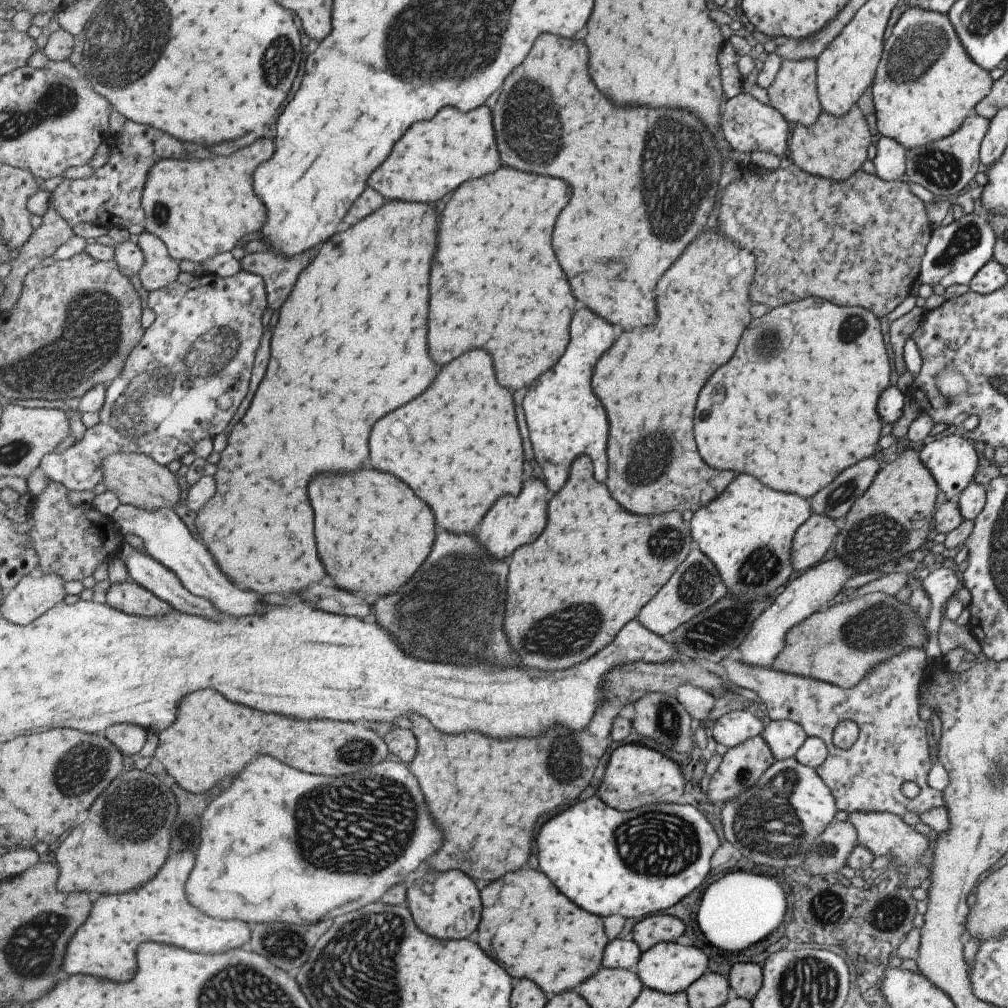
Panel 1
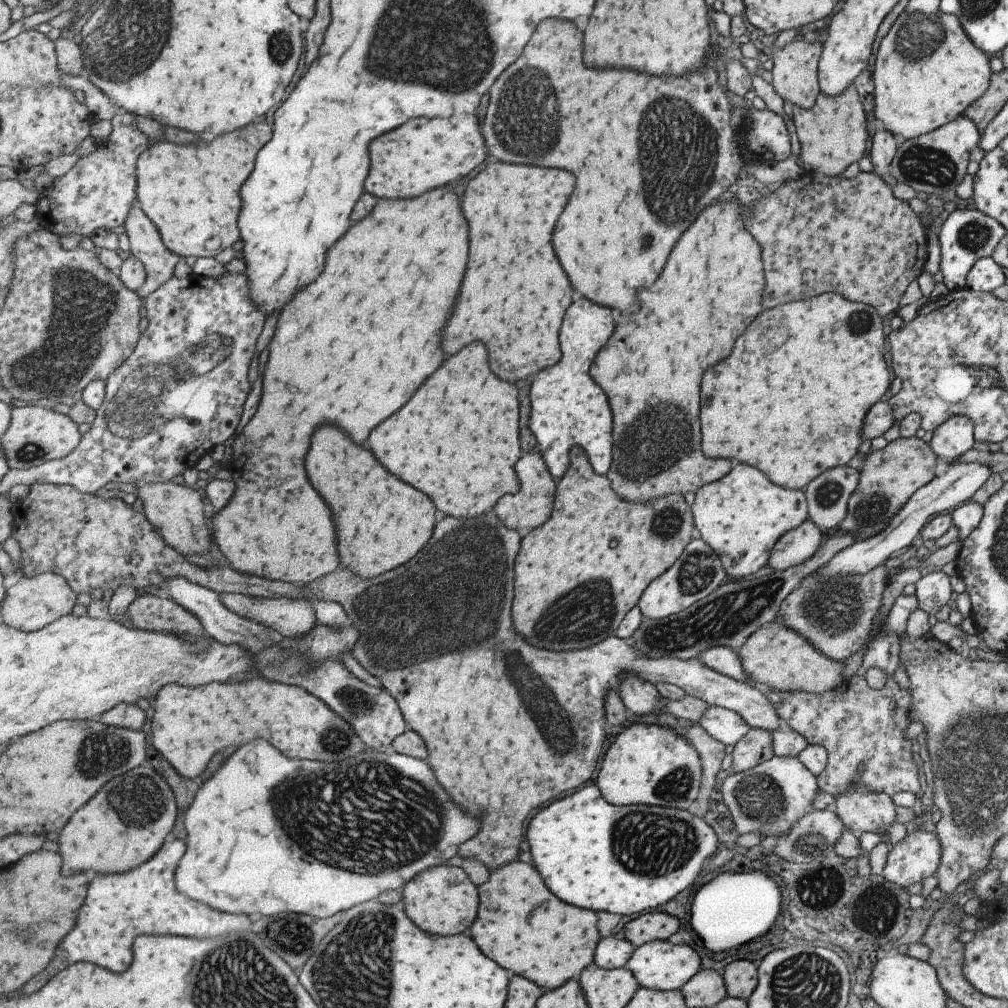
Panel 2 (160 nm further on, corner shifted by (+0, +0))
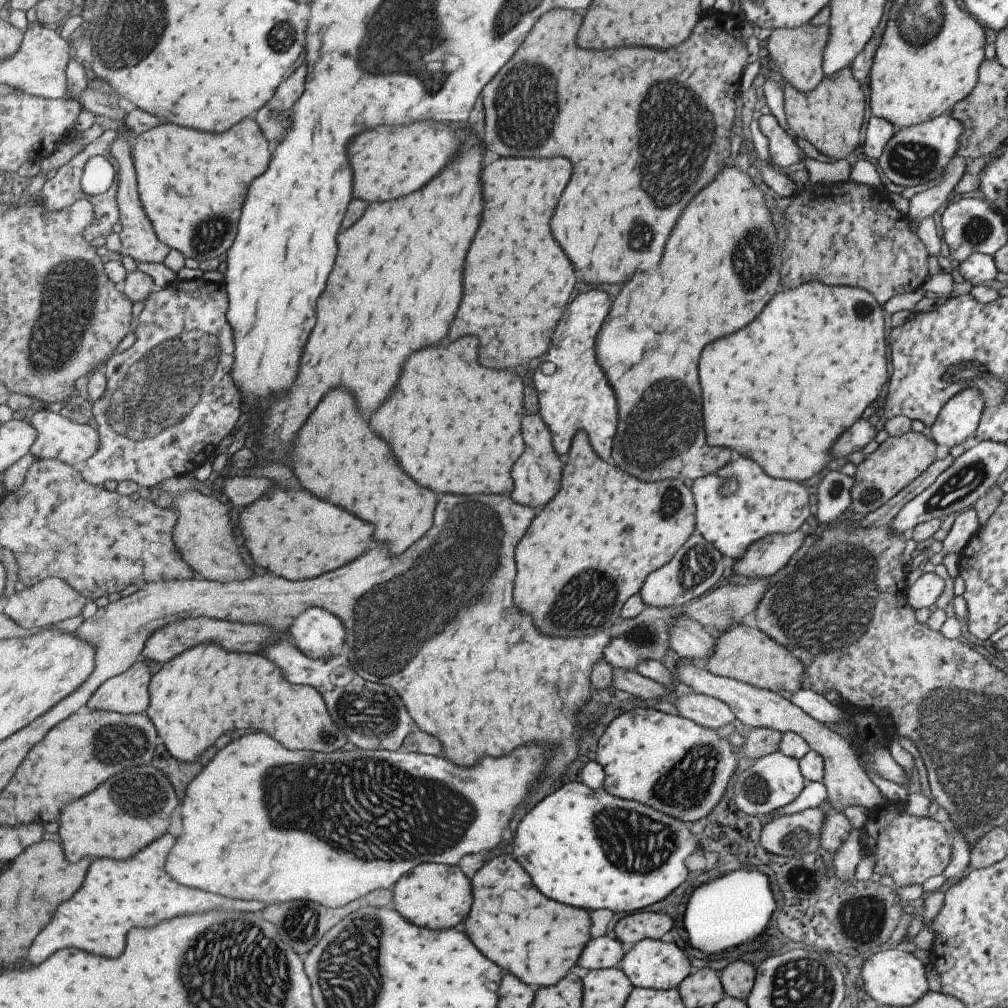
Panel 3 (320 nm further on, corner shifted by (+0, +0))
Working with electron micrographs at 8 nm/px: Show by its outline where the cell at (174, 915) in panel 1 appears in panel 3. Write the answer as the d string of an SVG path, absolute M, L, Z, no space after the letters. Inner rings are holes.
M165 834L165 838L159 838L153 842L153 846L148 846L136 856L129 857L124 861L115 860L114 858L99 858L93 861L89 868L89 878L82 886L81 890L77 890L77 894L73 894L73 898L69 902L63 902L57 910L57 914L53 916L53 922L37 936L37 942L33 942L33 948L29 950L29 964L41 964L45 958L49 958L53 952L61 950L61 948L83 948L91 954L99 954L99 956L111 956L117 958L119 954L123 954L125 950L125 940L127 940L127 932L131 932L133 928L139 926L151 926L151 924L159 924L161 920L169 920L181 914L193 914L193 912L209 912L209 910L265 910L267 904L265 902L241 902L241 900L231 900L213 892L205 892L205 890L193 890L189 886L181 886L177 879L169 874L167 868L167 856L169 850L175 844L175 836L173 834Z

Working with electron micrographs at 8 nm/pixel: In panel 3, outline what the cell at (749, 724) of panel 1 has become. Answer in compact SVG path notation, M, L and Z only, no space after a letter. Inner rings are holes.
M671 690L669 692L667 701L673 705L673 708L682 717L691 720L701 728L709 728L709 730L715 731L727 724L733 724L732 722L735 720L735 716L727 707L727 704L717 698L693 693L677 696L676 698Z

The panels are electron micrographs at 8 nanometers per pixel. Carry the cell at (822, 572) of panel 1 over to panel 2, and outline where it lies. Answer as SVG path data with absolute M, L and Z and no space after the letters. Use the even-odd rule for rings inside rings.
M965 462L965 464L949 465L945 474L937 476L931 482L925 484L913 492L912 497L901 507L901 510L891 518L891 522L878 534L854 542L847 548L839 550L835 556L831 556L825 564L815 570L815 574L823 580L833 576L861 576L886 561L893 552L900 548L907 549L909 544L917 537L924 525L937 514L946 514L957 506L974 497L974 493L985 485L985 480L991 476L991 469L981 462Z

